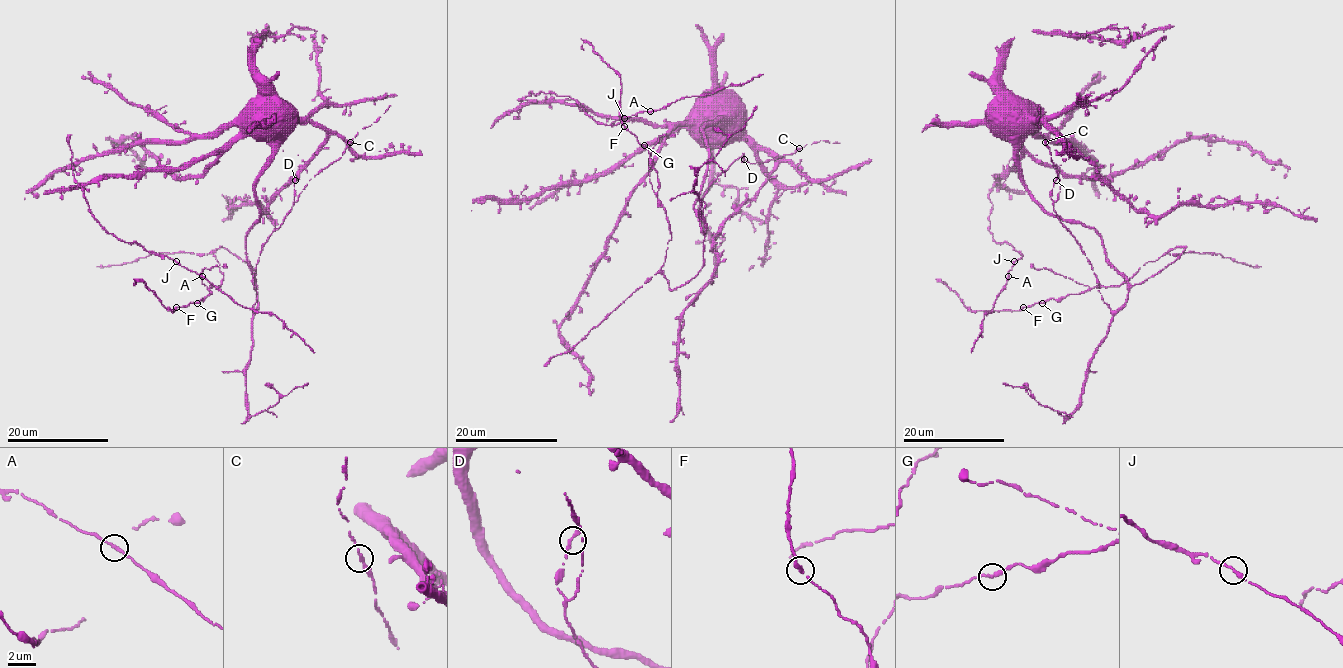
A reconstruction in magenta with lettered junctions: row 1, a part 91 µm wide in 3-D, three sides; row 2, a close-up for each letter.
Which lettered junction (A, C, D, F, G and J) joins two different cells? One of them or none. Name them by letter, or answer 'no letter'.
no letter

